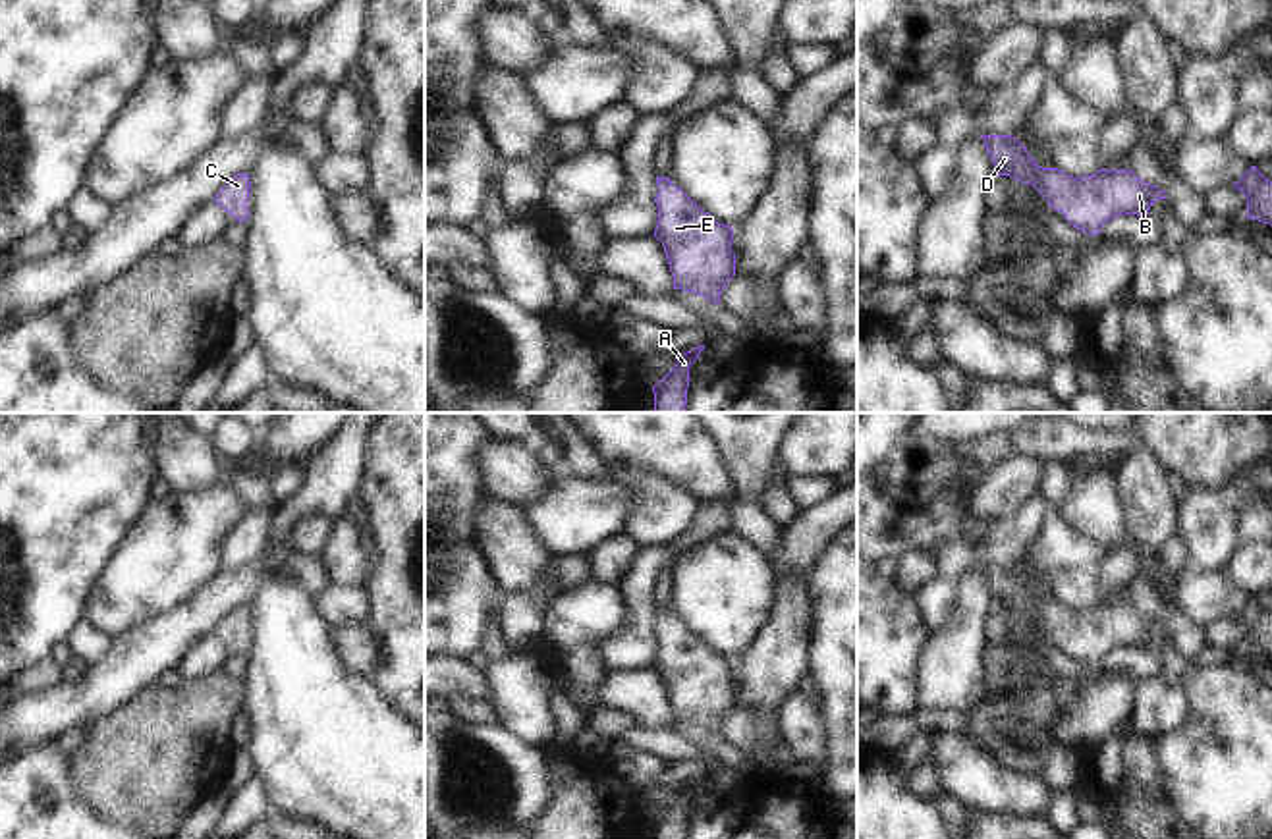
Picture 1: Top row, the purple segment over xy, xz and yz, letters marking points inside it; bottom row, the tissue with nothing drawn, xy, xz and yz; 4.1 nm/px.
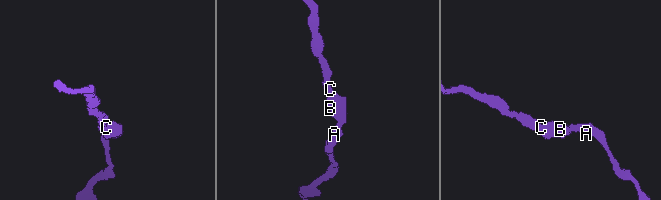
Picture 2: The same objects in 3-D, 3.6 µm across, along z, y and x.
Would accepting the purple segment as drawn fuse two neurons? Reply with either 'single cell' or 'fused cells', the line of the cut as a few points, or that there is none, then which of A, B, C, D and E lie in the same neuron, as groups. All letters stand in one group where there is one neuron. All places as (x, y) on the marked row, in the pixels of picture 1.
single cell; cut none; groups A B C D E

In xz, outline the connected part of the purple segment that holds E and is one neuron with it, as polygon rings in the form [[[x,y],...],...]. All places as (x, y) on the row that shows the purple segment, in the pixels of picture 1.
[[[656,176],[658,224],[654,237],[666,251],[674,289],[720,303],[724,285],[735,276],[733,230],[697,206],[670,177]]]

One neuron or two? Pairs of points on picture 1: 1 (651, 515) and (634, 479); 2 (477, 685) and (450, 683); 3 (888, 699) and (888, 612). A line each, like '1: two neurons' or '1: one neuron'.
1: one neuron
2: one neuron
3: one neuron

